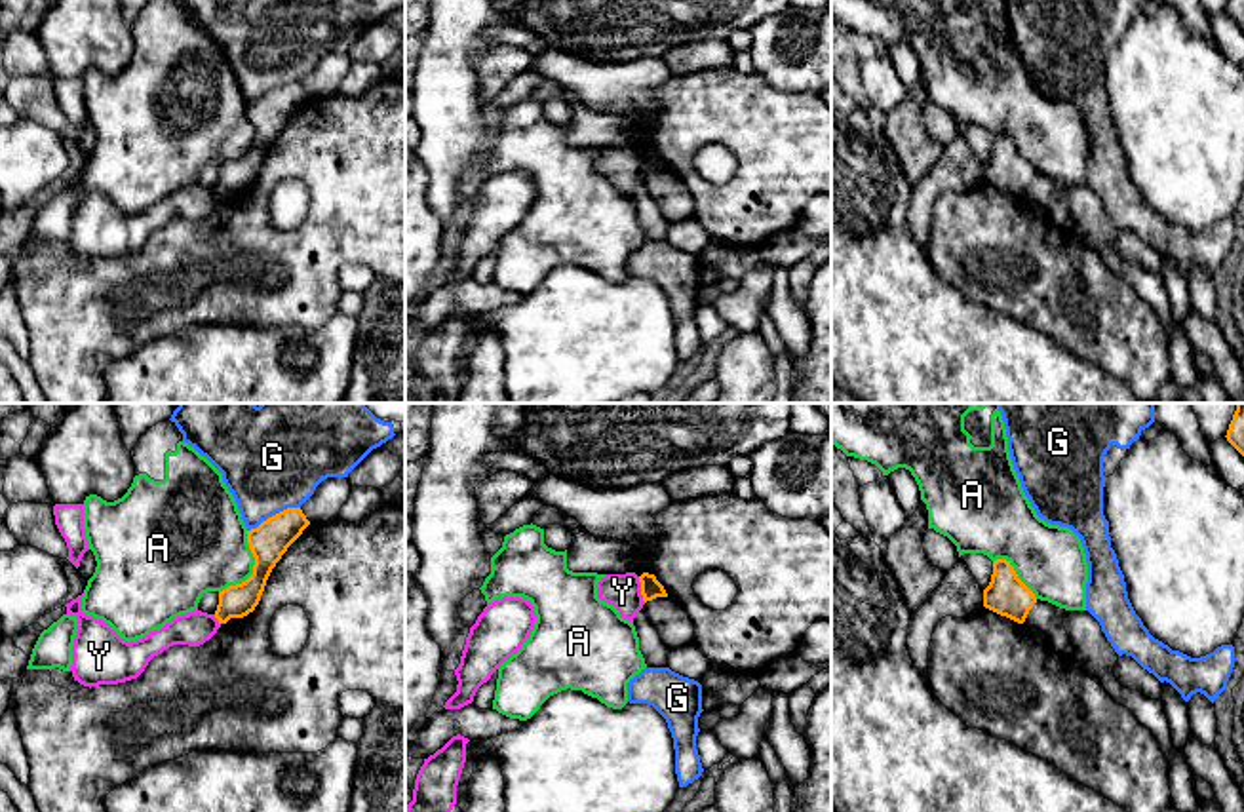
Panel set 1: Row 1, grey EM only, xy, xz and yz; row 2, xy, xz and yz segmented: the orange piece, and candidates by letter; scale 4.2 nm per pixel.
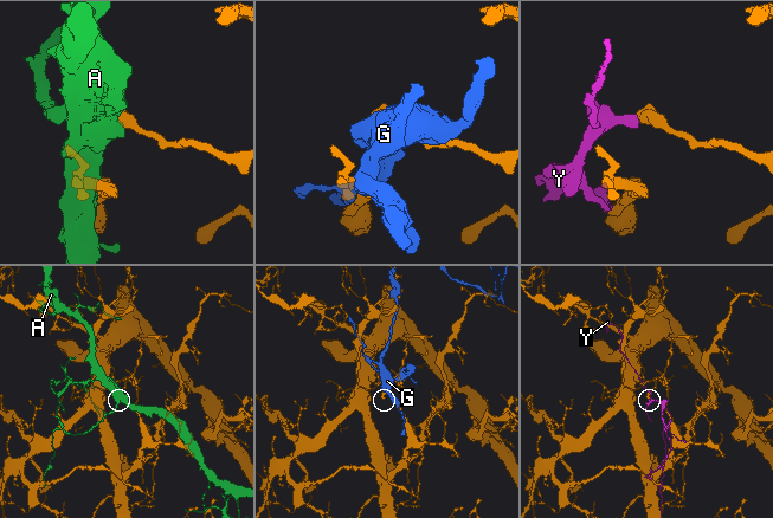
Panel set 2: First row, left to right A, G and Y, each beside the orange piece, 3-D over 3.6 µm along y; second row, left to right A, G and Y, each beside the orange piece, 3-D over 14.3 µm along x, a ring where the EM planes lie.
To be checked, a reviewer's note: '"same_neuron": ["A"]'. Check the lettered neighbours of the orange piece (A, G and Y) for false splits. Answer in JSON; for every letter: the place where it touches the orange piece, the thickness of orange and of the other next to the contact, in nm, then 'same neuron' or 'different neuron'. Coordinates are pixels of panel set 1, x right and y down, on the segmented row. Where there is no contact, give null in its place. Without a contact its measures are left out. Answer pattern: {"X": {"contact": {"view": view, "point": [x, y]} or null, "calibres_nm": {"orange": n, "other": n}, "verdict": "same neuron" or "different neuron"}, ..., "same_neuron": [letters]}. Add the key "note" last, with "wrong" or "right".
{"A": {"contact": {"view": "xy", "point": [253, 569]}, "calibres_nm": {"orange": 160, "other": 400}, "verdict": "different neuron"}, "G": {"contact": {"view": "xy", "point": [272, 516]}, "calibres_nm": {"orange": 160, "other": 440}, "verdict": "different neuron"}, "Y": {"contact": {"view": "xz", "point": [641, 590]}, "calibres_nm": {"orange": 90, "other": 150}, "verdict": "different neuron"}, "same_neuron": [], "note": "wrong"}

